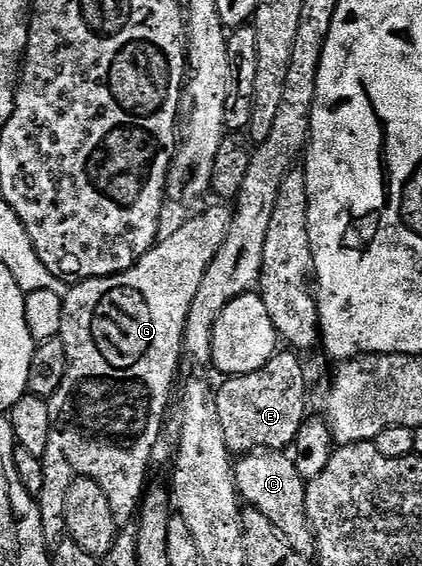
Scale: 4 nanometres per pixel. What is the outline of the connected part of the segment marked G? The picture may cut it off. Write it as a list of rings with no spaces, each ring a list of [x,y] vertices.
[[[218,204],[222,206],[210,206],[207,208],[203,214],[198,214],[195,218],[190,218],[187,220],[183,226],[178,226],[170,235],[159,237],[158,241],[155,242],[154,247],[147,252],[140,261],[138,261],[135,266],[128,268],[122,274],[114,274],[110,278],[90,278],[87,282],[80,282],[69,287],[66,297],[62,299],[63,304],[63,322],[62,331],[60,337],[64,348],[66,349],[66,355],[68,356],[68,372],[64,376],[64,384],[60,384],[60,388],[56,393],[50,397],[50,419],[52,420],[52,428],[50,429],[51,439],[58,440],[58,438],[63,438],[66,442],[74,442],[74,451],[70,454],[70,466],[74,472],[81,472],[85,477],[96,480],[100,484],[100,488],[104,488],[104,496],[108,496],[108,500],[112,504],[112,512],[114,513],[114,519],[119,528],[126,528],[135,521],[136,515],[142,504],[142,495],[146,493],[148,489],[148,481],[146,482],[146,473],[150,470],[150,457],[154,454],[154,445],[158,442],[158,437],[162,434],[162,417],[166,414],[166,405],[170,402],[170,385],[174,382],[174,377],[178,374],[178,361],[183,361],[184,351],[182,348],[182,341],[184,340],[184,328],[186,327],[186,321],[188,320],[188,308],[192,308],[192,300],[196,296],[196,292],[200,289],[200,280],[204,280],[204,272],[208,272],[208,264],[212,264],[212,256],[216,256],[216,252],[220,252],[220,244],[224,244],[224,236],[228,236],[228,228],[230,227],[230,216],[232,213],[231,207],[226,204]]]

